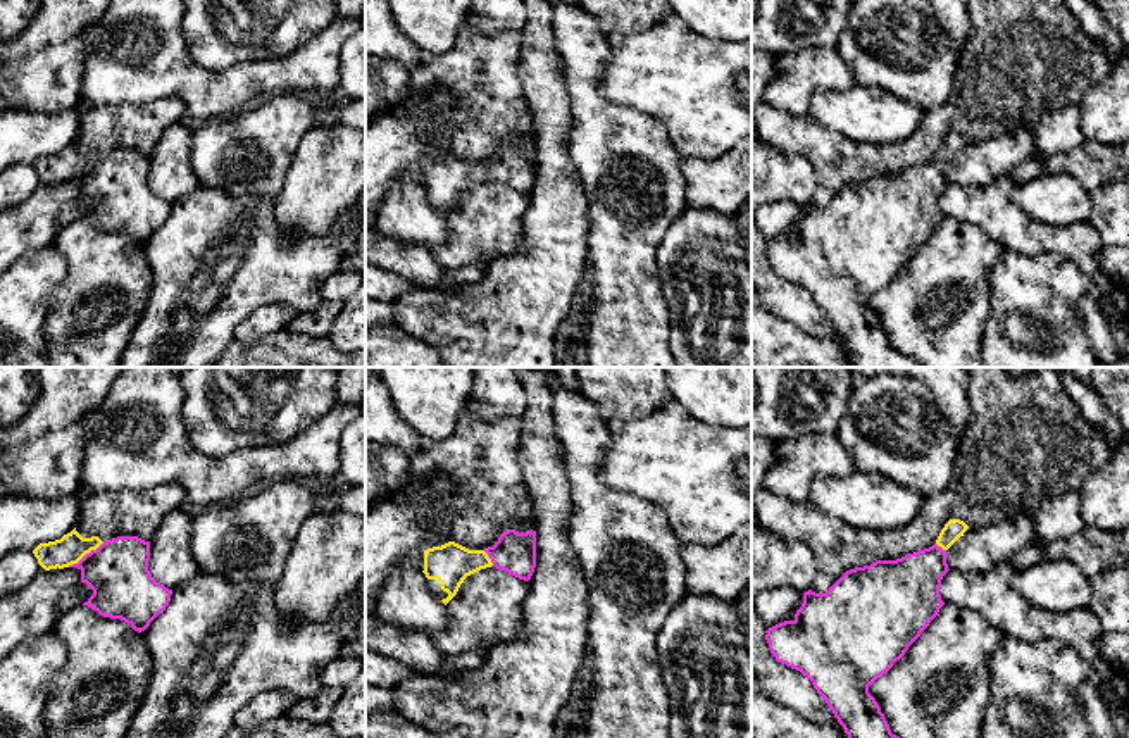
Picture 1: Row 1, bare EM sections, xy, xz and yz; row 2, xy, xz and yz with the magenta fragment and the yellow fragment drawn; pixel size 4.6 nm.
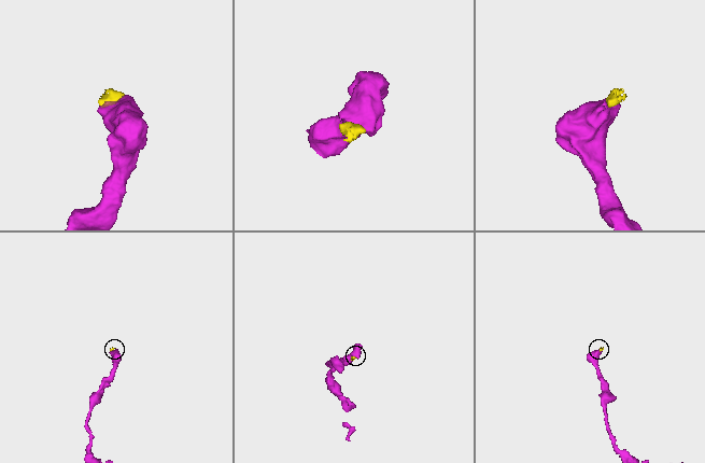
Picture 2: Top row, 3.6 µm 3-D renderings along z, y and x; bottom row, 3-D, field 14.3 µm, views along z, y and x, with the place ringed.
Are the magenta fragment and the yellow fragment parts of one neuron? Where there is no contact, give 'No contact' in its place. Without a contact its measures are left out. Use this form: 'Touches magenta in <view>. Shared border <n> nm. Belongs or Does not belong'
Touches magenta in xy. Shared border 200 nm. Belongs

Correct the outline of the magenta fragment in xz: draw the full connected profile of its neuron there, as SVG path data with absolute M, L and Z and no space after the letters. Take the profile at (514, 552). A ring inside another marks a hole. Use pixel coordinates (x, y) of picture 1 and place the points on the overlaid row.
M507 529L484 550L469 550L455 541L427 548L422 572L429 590L446 605L467 576L491 566L529 581L536 567L536 531Z

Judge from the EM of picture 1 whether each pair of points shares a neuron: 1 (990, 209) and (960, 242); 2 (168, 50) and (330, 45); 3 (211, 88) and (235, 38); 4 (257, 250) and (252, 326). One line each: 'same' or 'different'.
1: different
2: same
3: different
4: different

